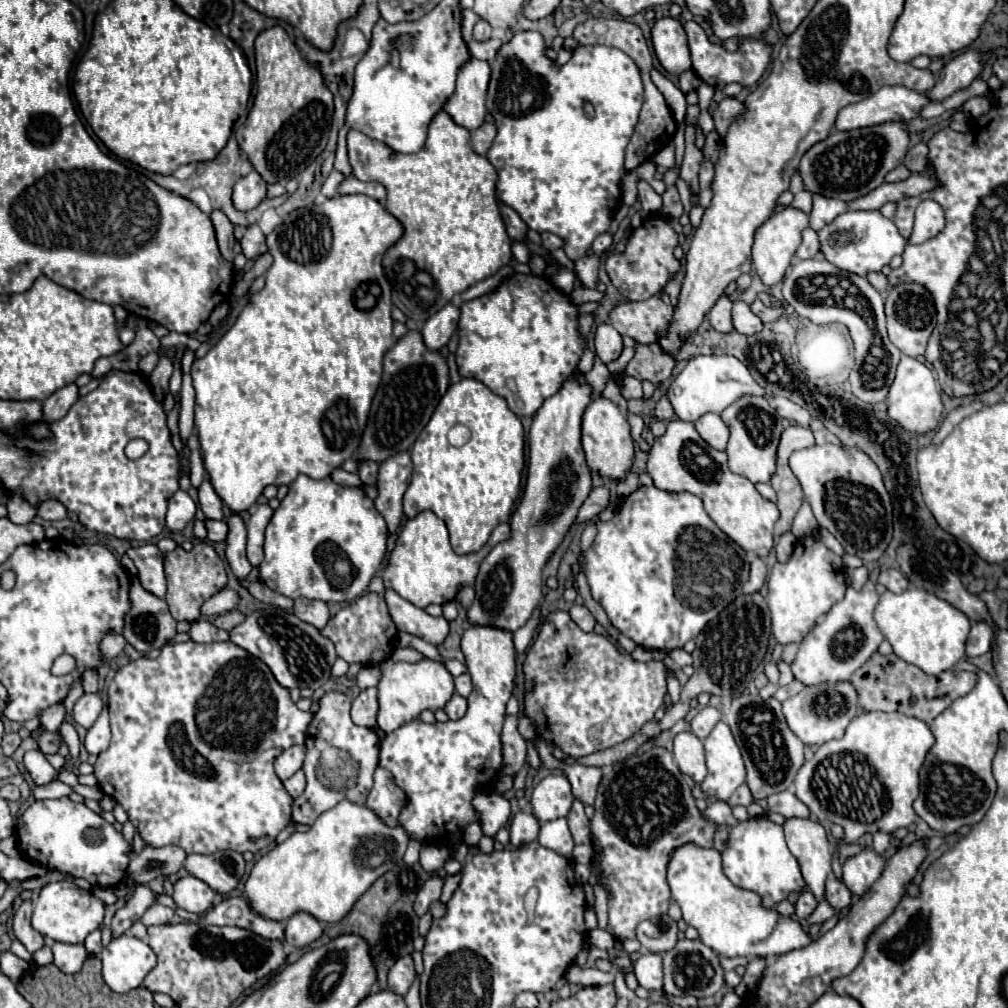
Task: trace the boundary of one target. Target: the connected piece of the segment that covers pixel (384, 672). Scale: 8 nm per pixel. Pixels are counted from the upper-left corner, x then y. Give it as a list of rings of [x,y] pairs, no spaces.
[[[387,658],[381,668],[381,682],[379,682],[379,716],[377,724],[383,732],[393,732],[401,724],[407,724],[423,710],[437,710],[443,708],[445,702],[453,696],[453,676],[445,668],[443,662],[435,662],[431,658],[421,658],[419,662],[393,662]]]

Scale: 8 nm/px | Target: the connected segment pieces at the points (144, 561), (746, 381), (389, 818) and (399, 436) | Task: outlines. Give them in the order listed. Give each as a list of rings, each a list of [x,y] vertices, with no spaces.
[[[143,544],[137,548],[127,548],[125,552],[139,570],[139,582],[151,594],[165,596],[165,574],[163,574],[163,552],[153,544]]]
[[[695,356],[695,358],[691,358],[687,362],[687,366],[683,368],[683,372],[669,384],[667,396],[675,408],[675,414],[687,422],[695,422],[705,412],[721,414],[727,406],[731,406],[741,396],[761,396],[761,398],[769,400],[769,404],[775,408],[775,412],[779,412],[781,418],[795,420],[805,428],[811,420],[809,412],[805,408],[801,408],[799,404],[795,404],[783,396],[769,394],[763,386],[759,386],[757,380],[751,376],[749,368],[735,356]]]
[[[377,768],[373,776],[373,788],[367,796],[367,806],[379,814],[379,818],[389,824],[397,826],[397,816],[405,806],[407,798],[403,790],[393,782],[391,772]]]
[[[409,330],[385,354],[383,380],[375,394],[357,458],[383,462],[389,456],[395,456],[399,450],[407,450],[429,422],[435,406],[447,392],[447,386],[449,386],[447,358],[443,358],[441,352],[431,352],[423,344],[423,336],[419,330]]]

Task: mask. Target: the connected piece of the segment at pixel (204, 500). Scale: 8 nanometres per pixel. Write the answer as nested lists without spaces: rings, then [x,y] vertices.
[[[207,478],[203,480],[203,484],[199,488],[199,504],[201,504],[201,510],[203,510],[205,518],[209,518],[209,520],[225,520],[223,510],[221,510],[223,502],[215,494],[215,490],[213,490],[213,486],[211,486],[211,482]]]

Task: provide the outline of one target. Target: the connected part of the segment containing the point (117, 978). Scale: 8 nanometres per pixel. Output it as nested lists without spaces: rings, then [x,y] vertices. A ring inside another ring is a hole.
[[[131,934],[113,938],[101,950],[101,960],[103,978],[113,992],[129,992],[139,988],[147,972],[151,972],[157,964],[157,956],[147,942]]]

